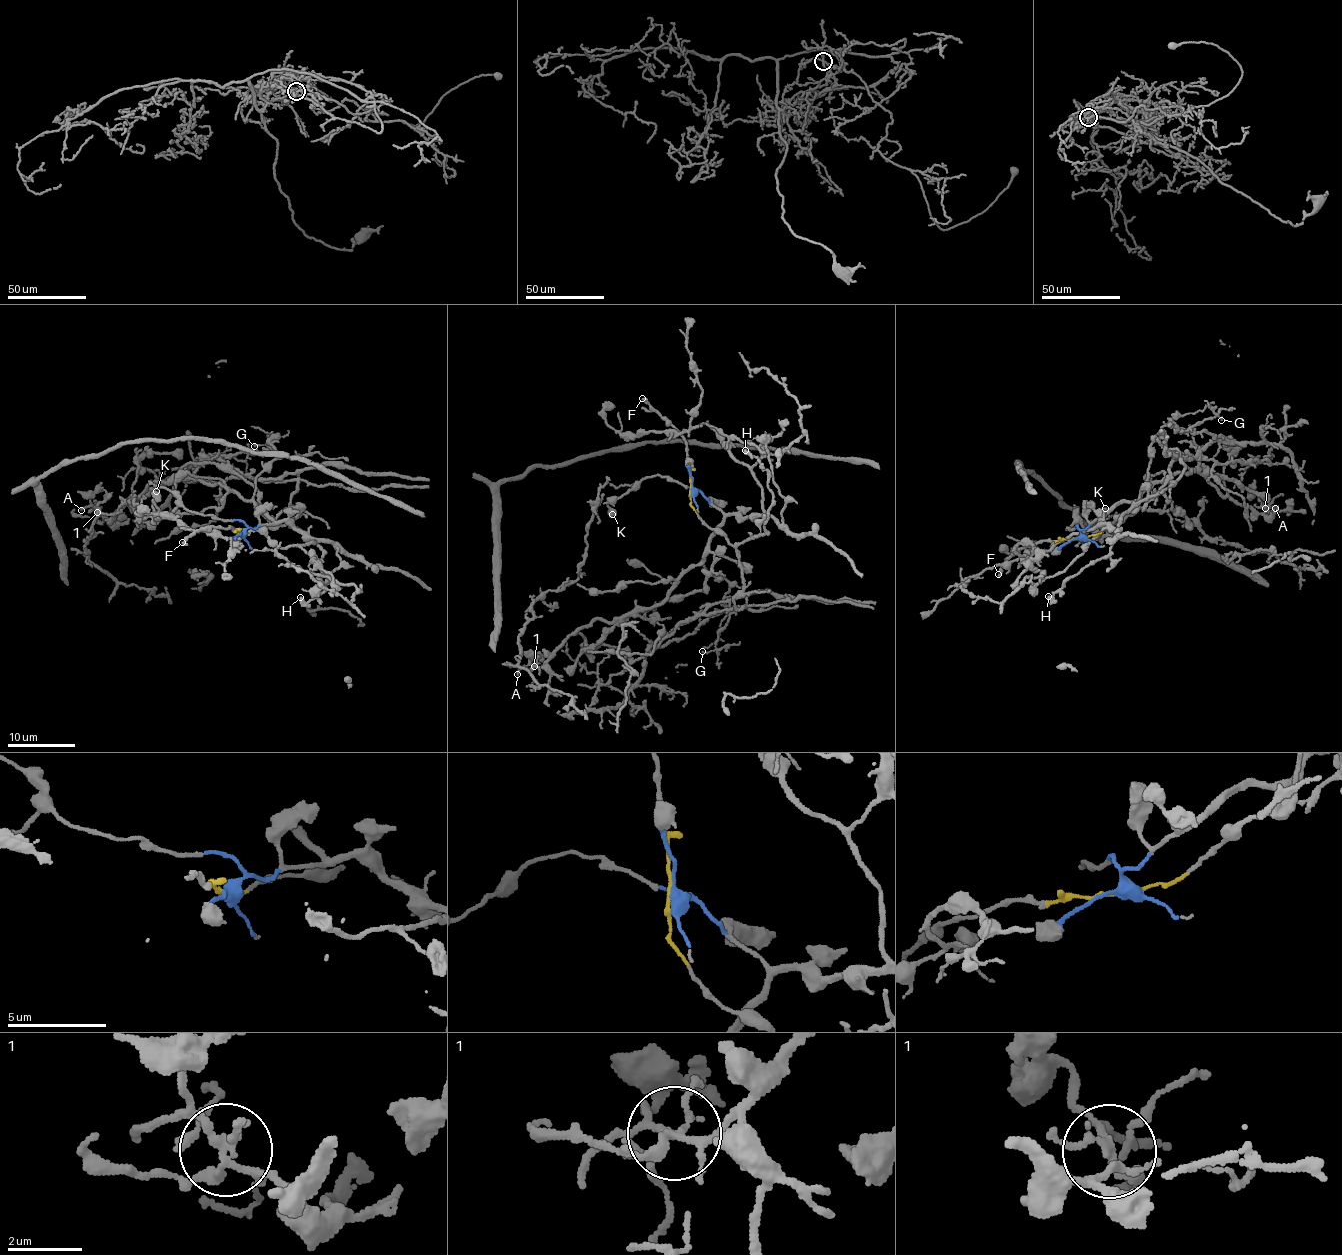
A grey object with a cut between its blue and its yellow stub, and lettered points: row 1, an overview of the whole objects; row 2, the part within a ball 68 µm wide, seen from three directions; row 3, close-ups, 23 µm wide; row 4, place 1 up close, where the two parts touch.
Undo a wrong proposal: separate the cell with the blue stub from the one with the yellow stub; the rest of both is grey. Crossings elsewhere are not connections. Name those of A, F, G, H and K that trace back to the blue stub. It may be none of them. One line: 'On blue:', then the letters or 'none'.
On blue: A, K

